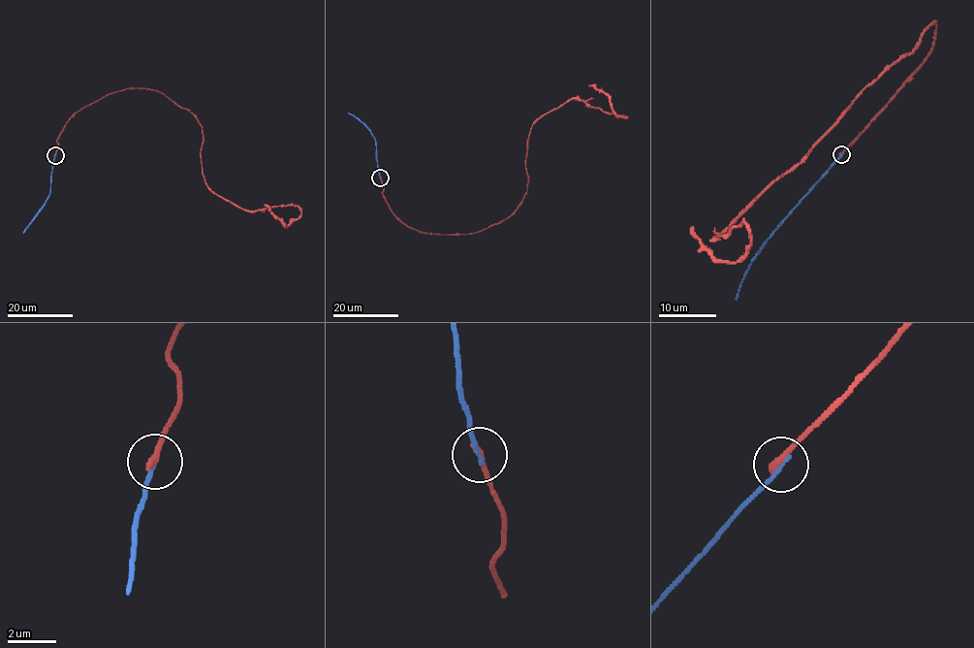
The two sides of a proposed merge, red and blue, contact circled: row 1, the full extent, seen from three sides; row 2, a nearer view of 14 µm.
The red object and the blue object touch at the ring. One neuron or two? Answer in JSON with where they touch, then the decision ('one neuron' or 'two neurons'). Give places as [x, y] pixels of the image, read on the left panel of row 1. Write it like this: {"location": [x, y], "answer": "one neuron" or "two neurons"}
{"location": [55, 155], "answer": "two neurons"}

